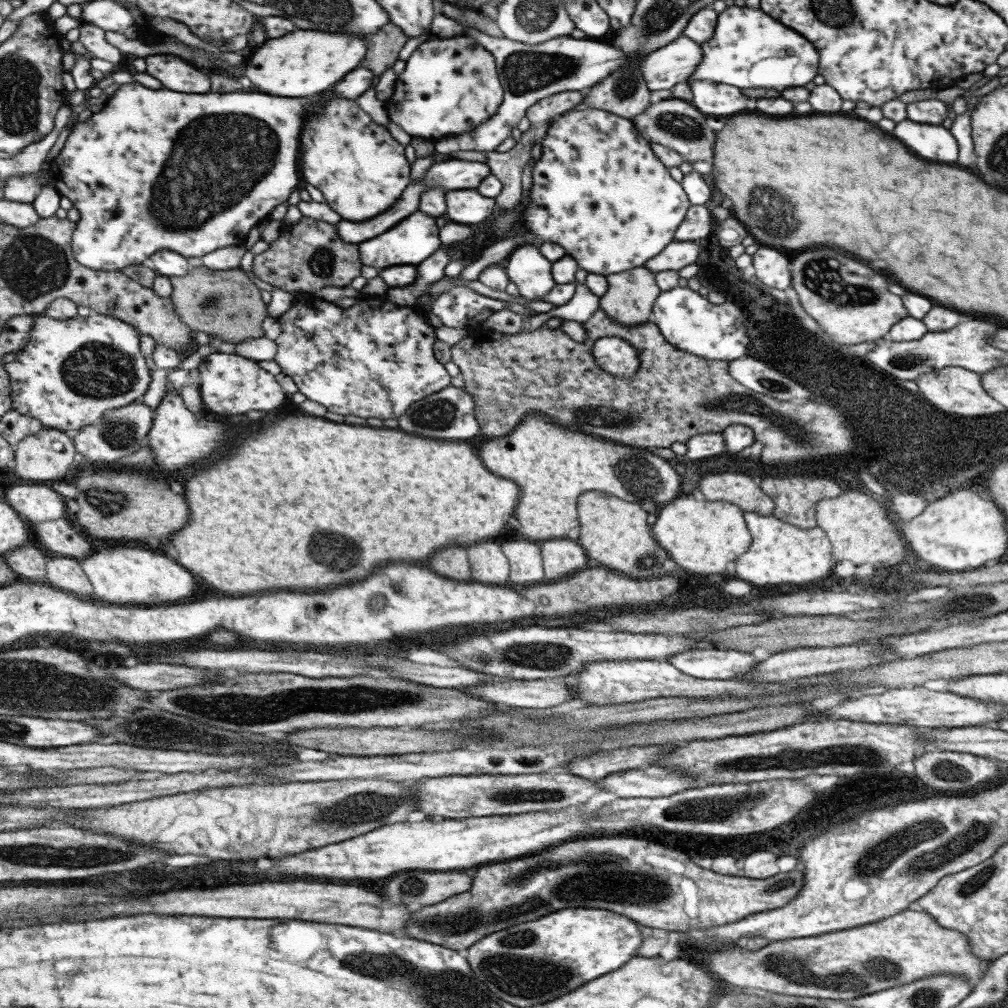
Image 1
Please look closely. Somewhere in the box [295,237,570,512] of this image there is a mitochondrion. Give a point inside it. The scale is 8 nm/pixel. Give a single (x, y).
(438, 415)

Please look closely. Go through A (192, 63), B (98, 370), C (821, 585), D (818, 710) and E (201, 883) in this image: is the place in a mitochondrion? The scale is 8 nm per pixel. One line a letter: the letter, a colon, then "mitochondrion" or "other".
A: other
B: mitochondrion
C: other
D: other
E: other

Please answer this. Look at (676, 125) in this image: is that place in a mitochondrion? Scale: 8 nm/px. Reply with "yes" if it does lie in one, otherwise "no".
yes

